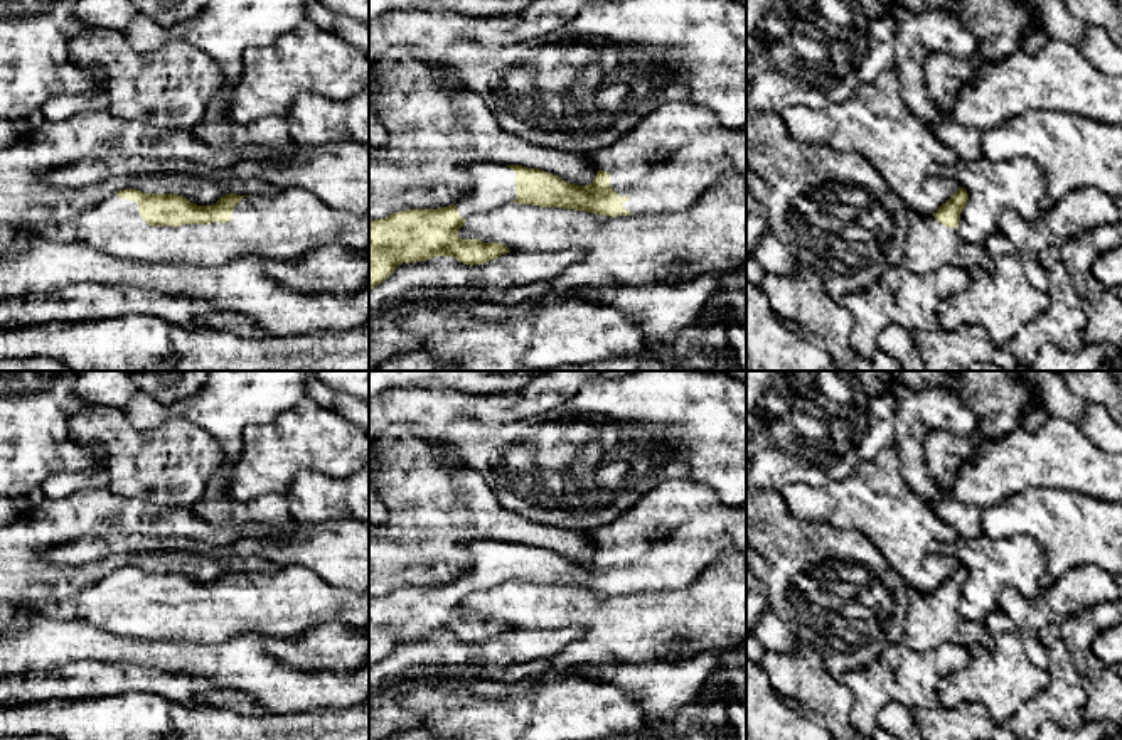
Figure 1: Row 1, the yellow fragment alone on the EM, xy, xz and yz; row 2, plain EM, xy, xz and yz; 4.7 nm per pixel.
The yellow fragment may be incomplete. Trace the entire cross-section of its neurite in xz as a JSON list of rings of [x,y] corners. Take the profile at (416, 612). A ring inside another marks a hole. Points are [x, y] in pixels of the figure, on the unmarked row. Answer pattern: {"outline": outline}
{"outline": [[[674,479],[657,484],[617,519],[590,531],[590,539],[598,550],[588,563],[564,560],[541,546],[478,539],[470,544],[467,571],[455,582],[438,587],[408,587],[369,598],[369,669],[389,656],[399,641],[453,634],[473,644],[509,630],[505,622],[458,614],[468,595],[505,580],[586,588],[610,595],[686,588],[726,551],[733,550],[746,558],[746,506],[723,504],[716,499],[713,487]]]}

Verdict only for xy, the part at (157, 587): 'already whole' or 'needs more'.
needs more

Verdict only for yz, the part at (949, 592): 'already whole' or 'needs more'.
needs more

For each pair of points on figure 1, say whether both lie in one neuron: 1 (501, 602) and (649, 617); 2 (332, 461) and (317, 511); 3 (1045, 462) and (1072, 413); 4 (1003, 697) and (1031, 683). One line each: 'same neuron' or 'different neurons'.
1: same neuron
2: different neurons
3: different neurons
4: same neuron

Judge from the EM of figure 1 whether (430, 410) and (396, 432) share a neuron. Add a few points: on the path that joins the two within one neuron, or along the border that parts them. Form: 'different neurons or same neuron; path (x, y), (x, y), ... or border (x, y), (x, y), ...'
same neuron; path (422, 410), (415, 410), (401, 423)

